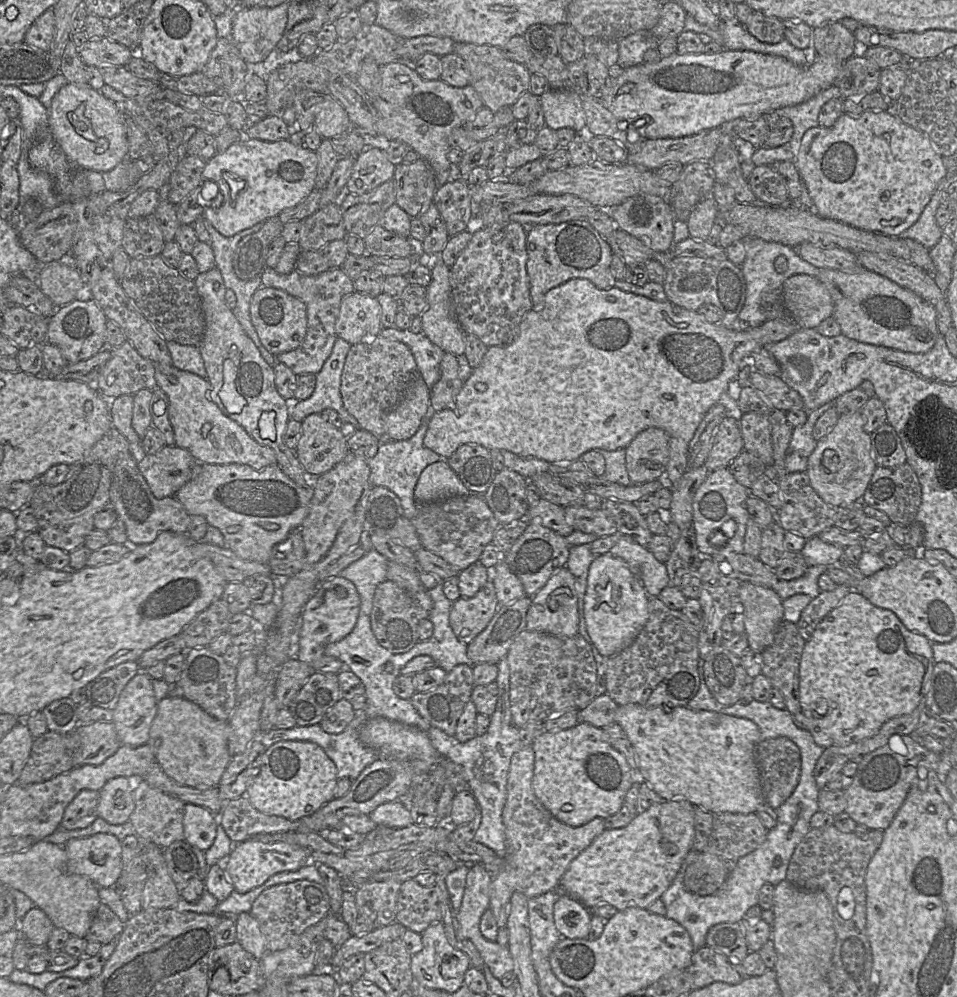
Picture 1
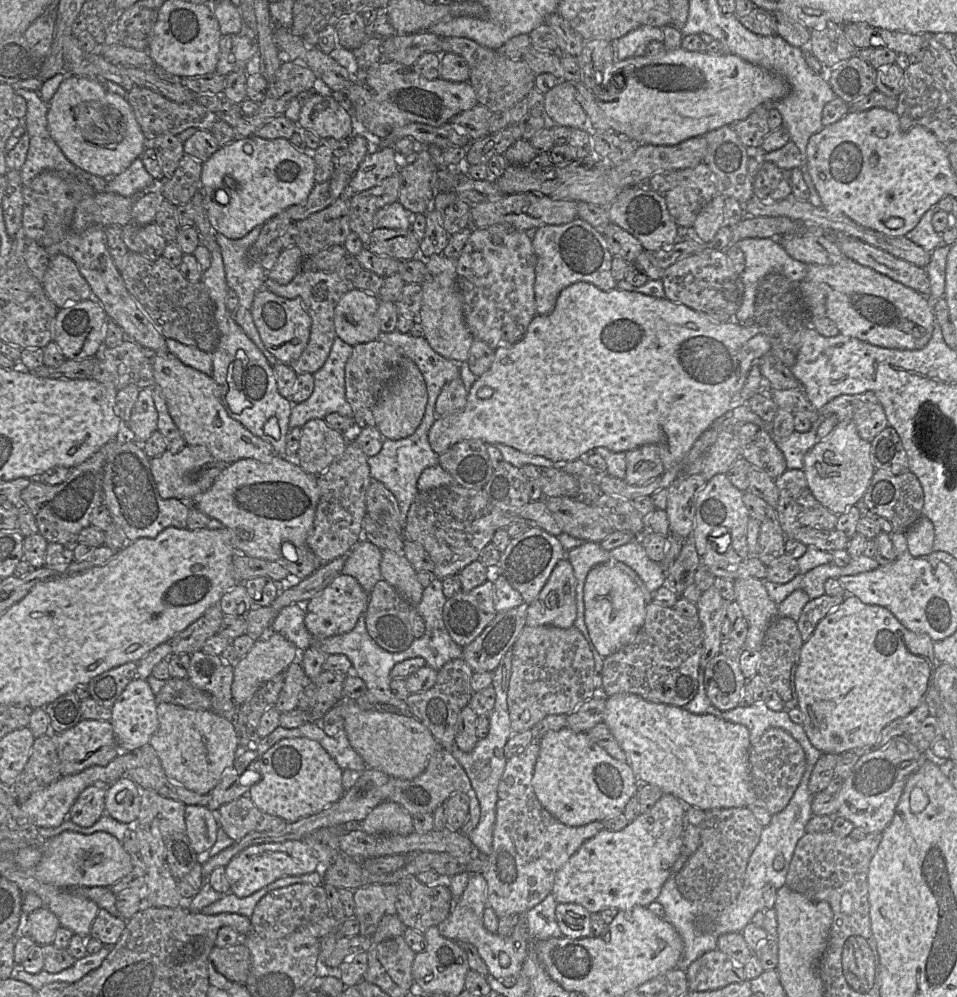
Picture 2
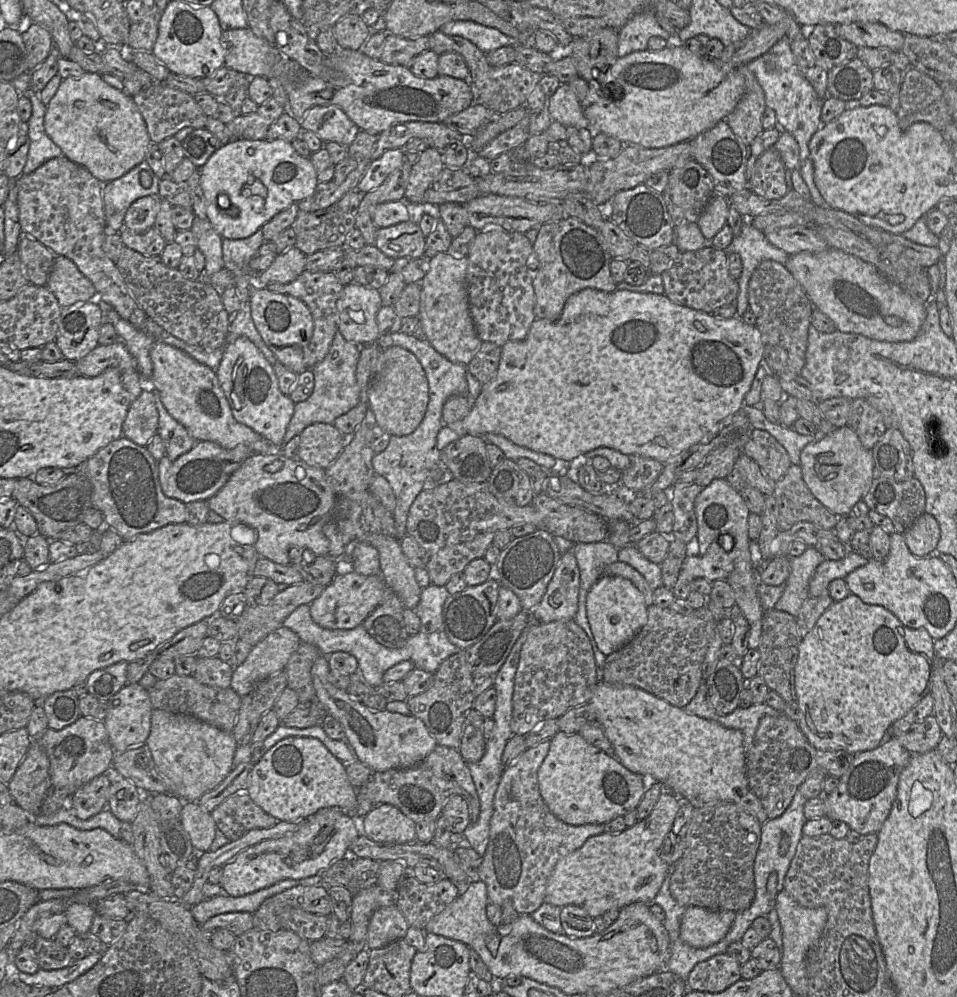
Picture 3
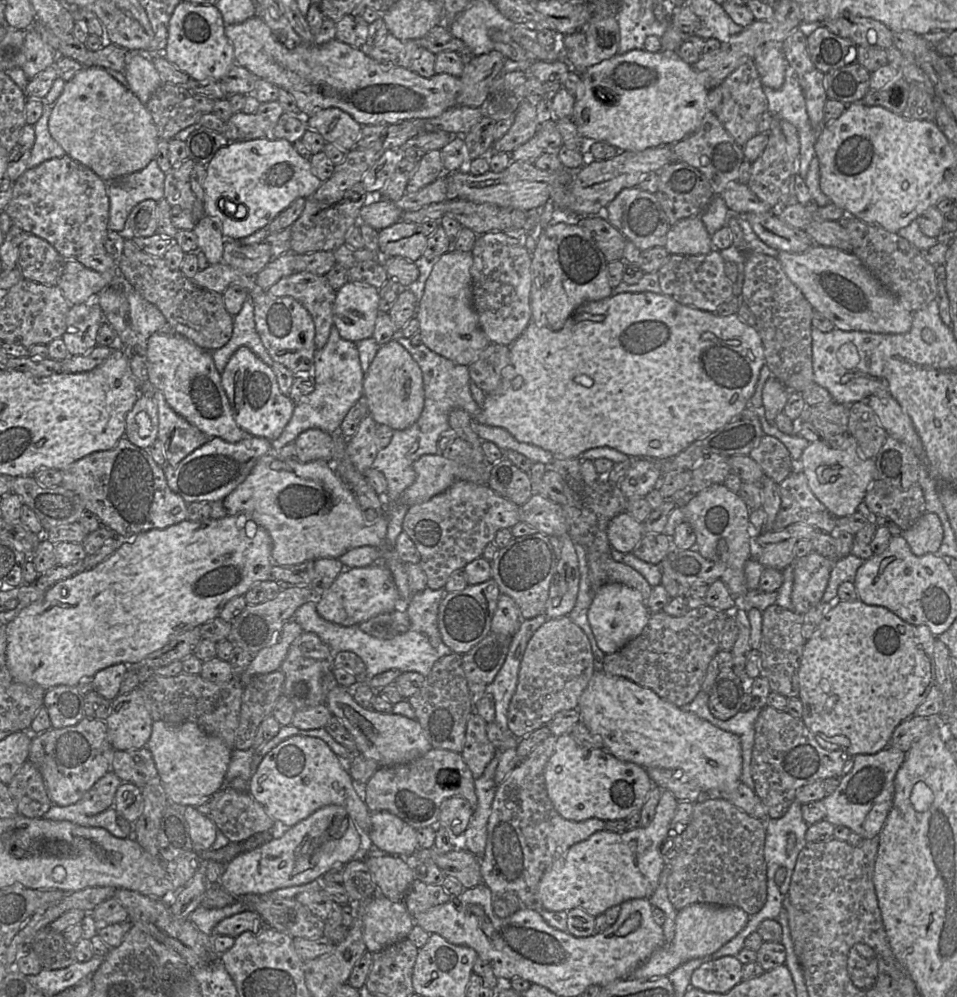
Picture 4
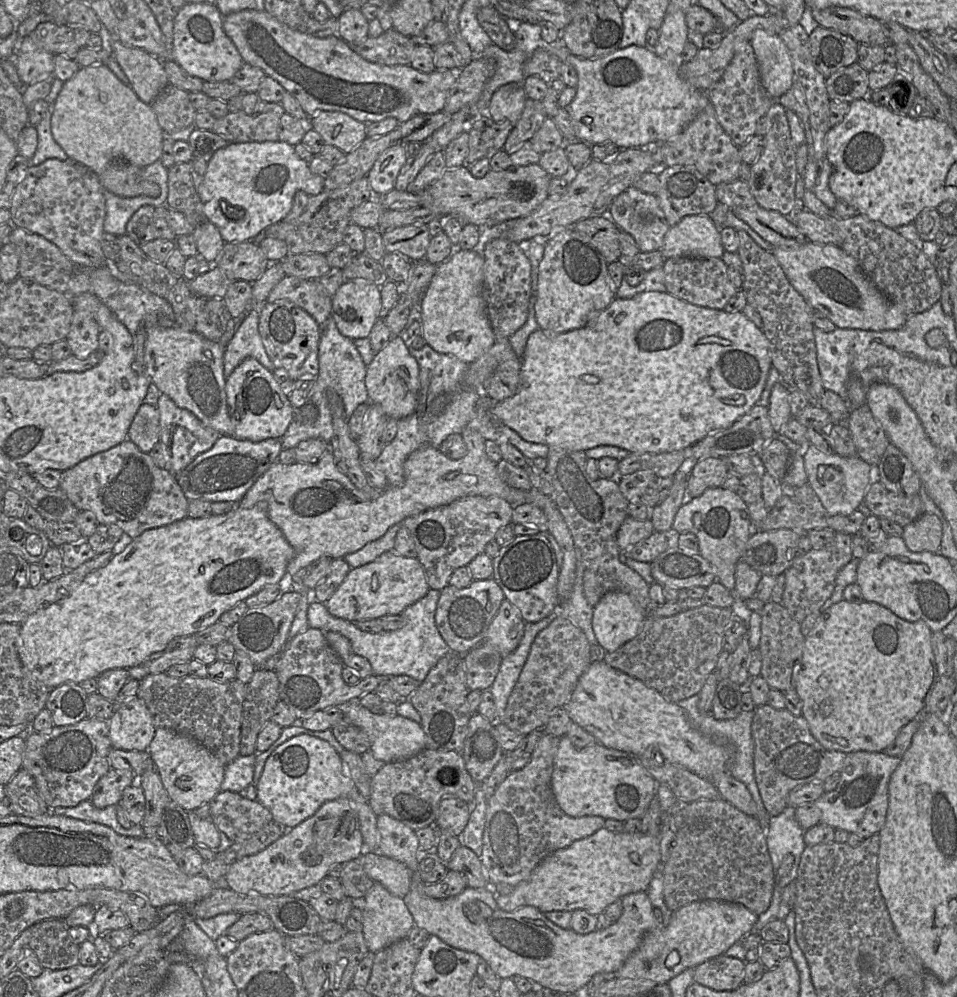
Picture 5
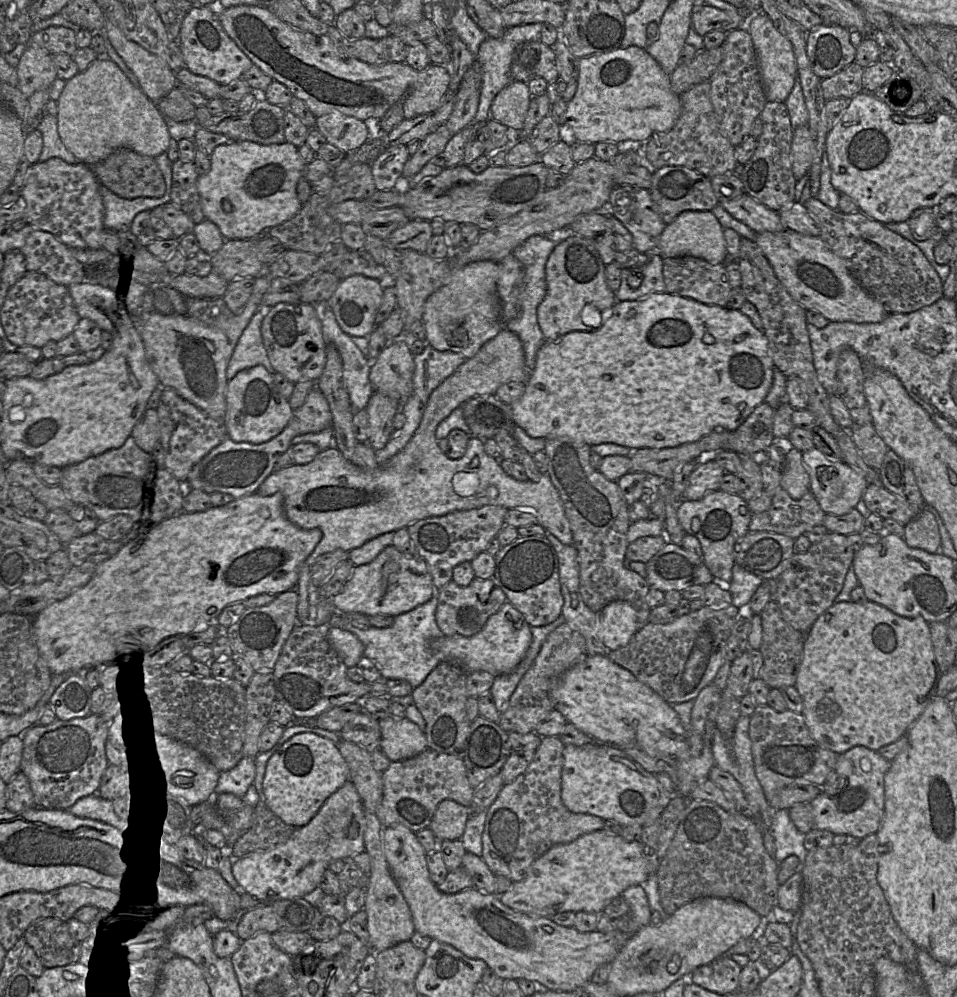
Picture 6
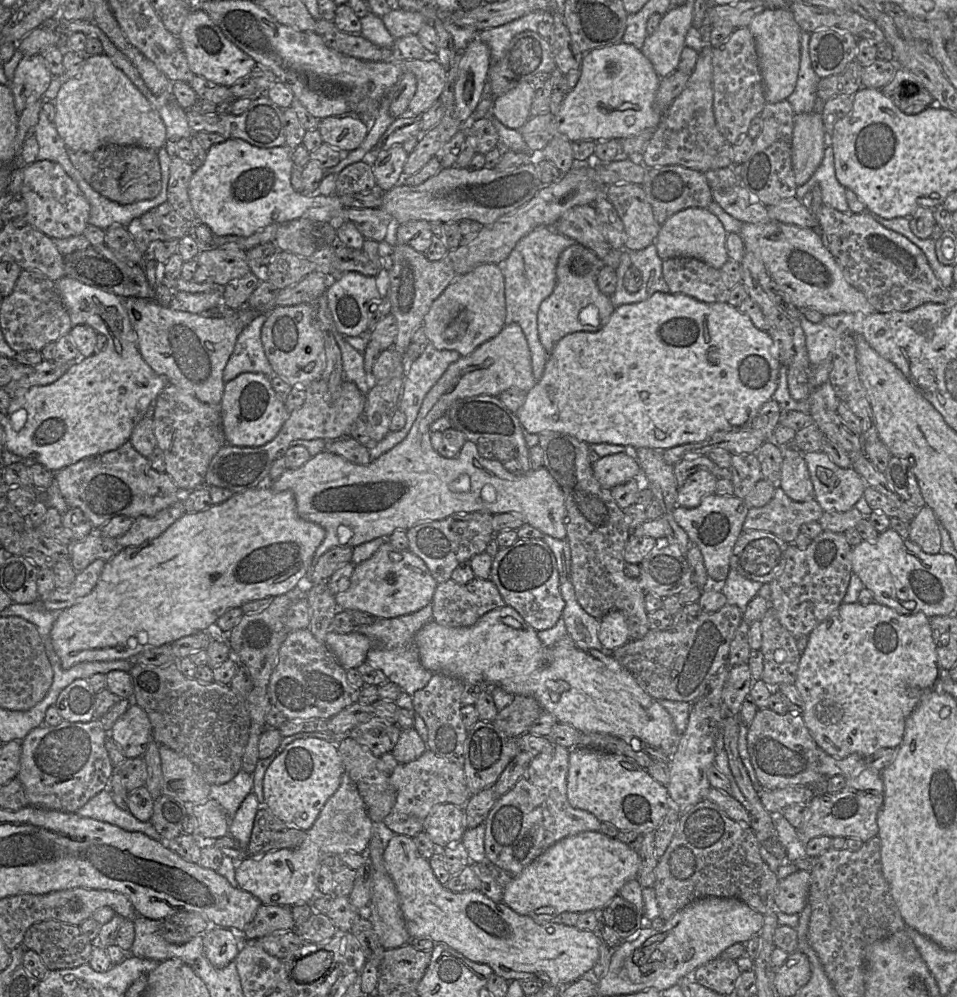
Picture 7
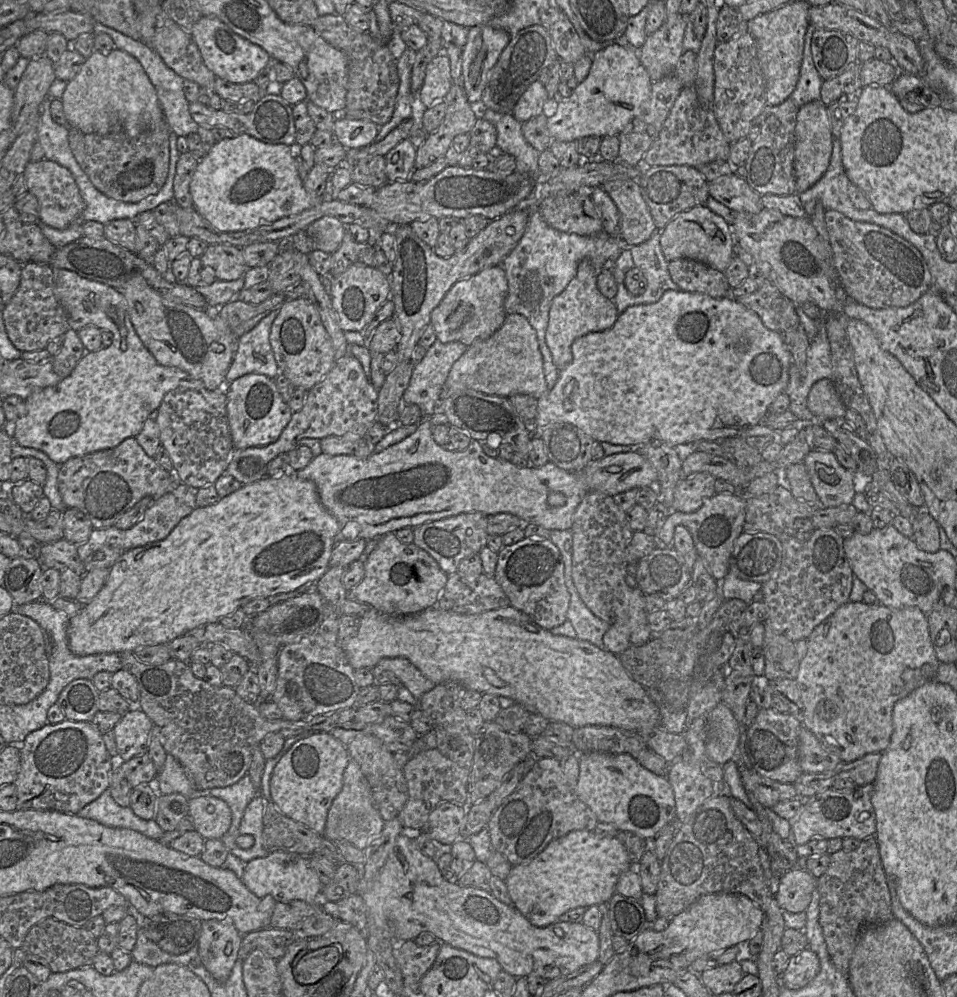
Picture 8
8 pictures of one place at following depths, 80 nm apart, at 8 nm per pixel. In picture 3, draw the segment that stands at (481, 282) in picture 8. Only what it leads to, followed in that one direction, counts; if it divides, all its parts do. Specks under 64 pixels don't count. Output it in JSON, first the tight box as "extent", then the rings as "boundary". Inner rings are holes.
{"extent":[417,253,482,366],"boundary":[[[438,253],[427,264],[421,286],[420,309],[417,316],[426,340],[443,357],[467,366],[479,350],[482,340],[477,335],[469,308],[466,273],[468,260]]]}

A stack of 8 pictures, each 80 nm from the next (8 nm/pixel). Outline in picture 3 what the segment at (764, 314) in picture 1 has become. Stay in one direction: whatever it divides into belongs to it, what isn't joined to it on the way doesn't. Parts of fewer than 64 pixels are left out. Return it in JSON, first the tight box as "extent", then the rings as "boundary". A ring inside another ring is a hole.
{"extent":[725,219,789,316],"boundary":[[[749,219],[743,221],[741,233],[734,236],[725,252],[727,254],[736,253],[741,258],[743,269],[738,279],[736,316],[742,316],[749,309],[748,284],[754,270],[764,260],[773,260],[785,265],[789,255],[772,245],[765,234],[756,229]]]}

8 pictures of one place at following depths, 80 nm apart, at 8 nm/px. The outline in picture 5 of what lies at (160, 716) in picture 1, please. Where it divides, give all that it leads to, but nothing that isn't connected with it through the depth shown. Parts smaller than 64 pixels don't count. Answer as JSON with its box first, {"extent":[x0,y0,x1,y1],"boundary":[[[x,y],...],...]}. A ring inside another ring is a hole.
{"extent":[147,728,226,812],"boundary":[[[156,728],[147,751],[170,800],[187,812],[209,803],[221,791],[226,765],[195,739],[166,728]]]}

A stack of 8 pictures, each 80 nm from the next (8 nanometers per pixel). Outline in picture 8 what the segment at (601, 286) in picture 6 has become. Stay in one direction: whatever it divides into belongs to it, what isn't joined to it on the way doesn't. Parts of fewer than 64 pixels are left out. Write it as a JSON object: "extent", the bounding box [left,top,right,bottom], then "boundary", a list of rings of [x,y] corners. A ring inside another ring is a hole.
{"extent":[545,259,619,367],"boundary":[[[590,259],[581,260],[575,277],[551,301],[545,341],[556,367],[565,367],[572,361],[571,345],[575,339],[588,333],[600,332],[611,328],[619,316],[613,300],[605,297],[597,287],[599,272],[600,268]]]}

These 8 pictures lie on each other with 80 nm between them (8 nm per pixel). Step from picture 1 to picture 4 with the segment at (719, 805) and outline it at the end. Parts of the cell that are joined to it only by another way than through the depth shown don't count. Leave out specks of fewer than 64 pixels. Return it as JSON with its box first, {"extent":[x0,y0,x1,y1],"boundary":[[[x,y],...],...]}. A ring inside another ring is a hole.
{"extent":[577,671,742,802],"boundary":[[[595,671],[587,687],[579,698],[577,710],[579,712],[580,722],[583,723],[592,734],[599,735],[603,740],[604,749],[614,755],[617,759],[623,762],[632,762],[643,768],[659,767],[683,771],[688,777],[696,781],[703,790],[703,793],[699,795],[697,802],[703,802],[711,798],[712,793],[725,793],[726,791],[732,791],[738,786],[739,783],[742,783],[740,781],[742,771],[742,748],[738,735],[729,731],[724,731],[714,726],[707,720],[698,717],[694,713],[684,712],[680,709],[680,707],[677,707],[674,704],[662,699],[652,690],[640,686],[629,679],[621,676],[611,676],[606,674],[604,671]]]}

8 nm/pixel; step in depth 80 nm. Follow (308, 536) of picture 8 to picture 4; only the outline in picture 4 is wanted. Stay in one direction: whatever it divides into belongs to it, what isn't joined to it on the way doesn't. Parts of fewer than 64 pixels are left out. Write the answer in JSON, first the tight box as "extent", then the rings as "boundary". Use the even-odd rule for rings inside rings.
{"extent":[6,515,272,691],"boundary":[[[226,515],[221,519],[204,521],[184,521],[164,529],[151,529],[137,534],[132,539],[122,539],[114,553],[95,567],[79,572],[49,587],[42,600],[23,608],[19,614],[6,624],[7,648],[6,663],[16,682],[39,685],[46,691],[59,686],[77,686],[84,679],[92,679],[100,670],[109,666],[125,663],[139,664],[154,651],[163,648],[179,634],[209,622],[219,616],[224,605],[232,598],[245,595],[252,585],[259,581],[272,580],[272,539],[265,528],[254,522],[250,515]]]}

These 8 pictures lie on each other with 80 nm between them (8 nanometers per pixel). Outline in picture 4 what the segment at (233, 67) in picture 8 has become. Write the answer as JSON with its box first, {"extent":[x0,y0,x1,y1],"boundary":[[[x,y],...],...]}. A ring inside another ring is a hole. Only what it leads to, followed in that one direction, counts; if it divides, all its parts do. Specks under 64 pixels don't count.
{"extent":[162,2,235,81],"boundary":[[[180,2],[168,25],[167,44],[162,56],[194,80],[220,81],[235,64],[234,48],[225,35],[221,13],[214,5]]]}

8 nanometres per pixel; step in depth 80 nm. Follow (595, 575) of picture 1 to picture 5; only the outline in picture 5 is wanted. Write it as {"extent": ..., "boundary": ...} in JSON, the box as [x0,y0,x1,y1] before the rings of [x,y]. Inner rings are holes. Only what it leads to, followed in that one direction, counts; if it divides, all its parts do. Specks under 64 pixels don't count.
{"extent":[592,591,646,653],"boundary":[[[610,591],[594,606],[592,627],[609,653],[637,636],[646,616],[628,594]]]}

